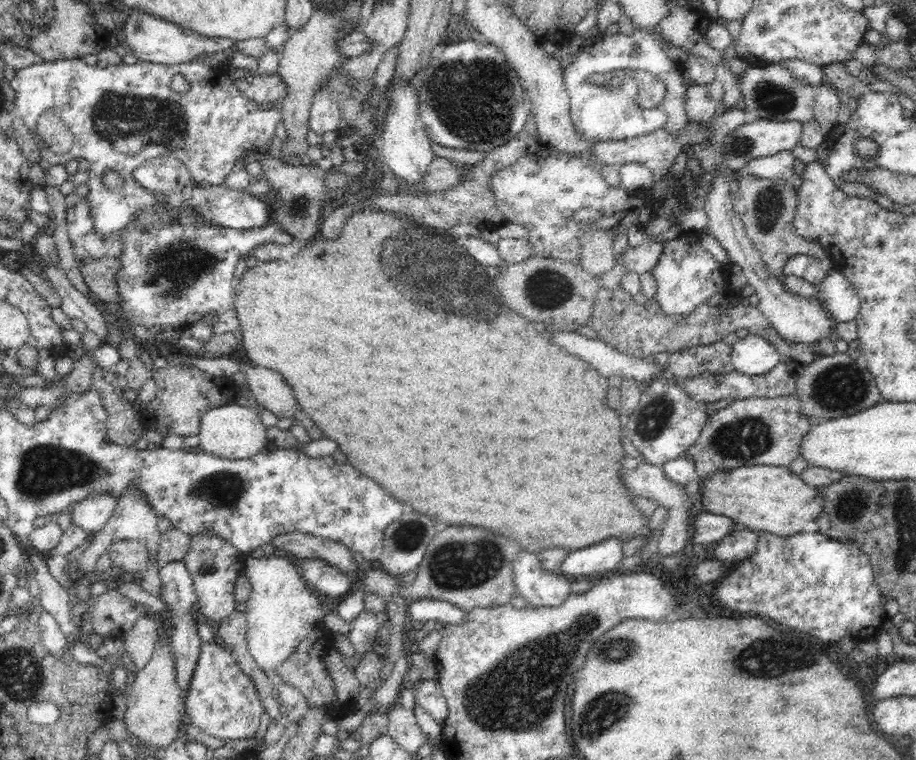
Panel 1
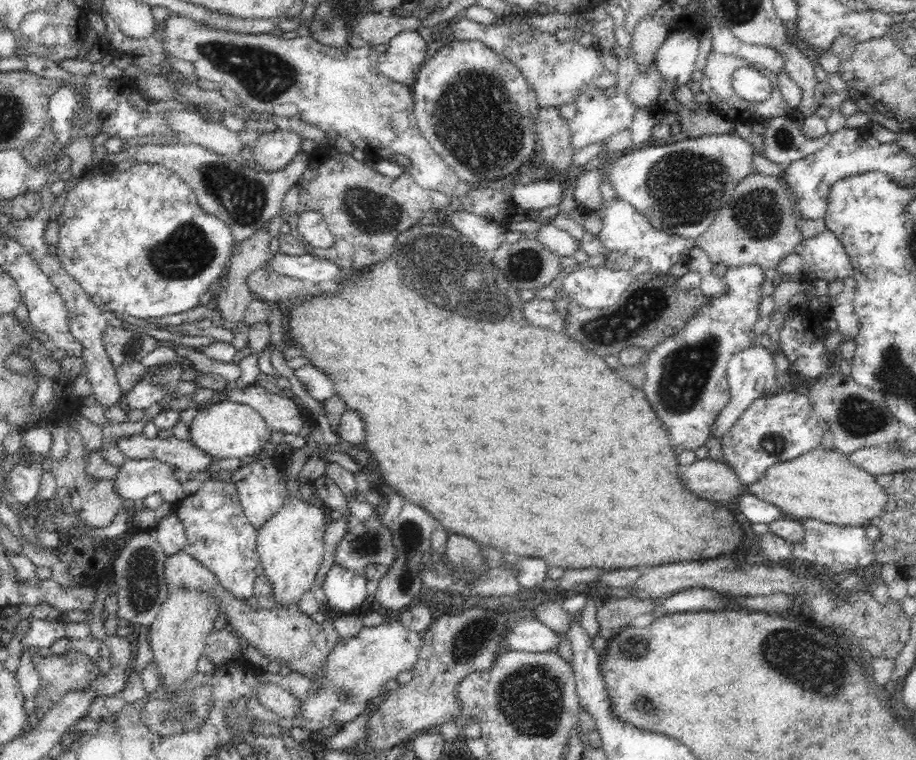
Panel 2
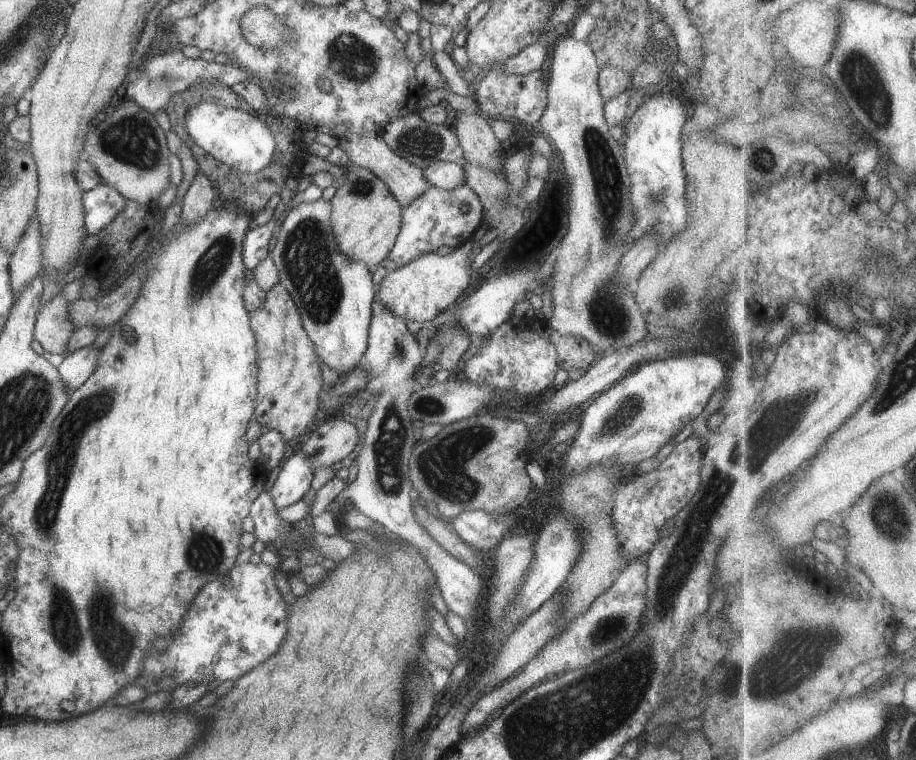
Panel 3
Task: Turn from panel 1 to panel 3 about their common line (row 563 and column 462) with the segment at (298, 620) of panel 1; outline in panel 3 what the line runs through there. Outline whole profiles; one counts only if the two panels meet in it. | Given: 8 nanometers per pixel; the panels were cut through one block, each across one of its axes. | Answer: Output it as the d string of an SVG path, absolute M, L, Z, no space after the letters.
M468 240L444 256L436 252L426 253L398 270L387 271L382 282L376 286L375 296L402 320L420 324L430 322L447 308L456 306L462 300L462 296L466 296L472 275L473 261L470 260L470 255L473 246L474 242Z

